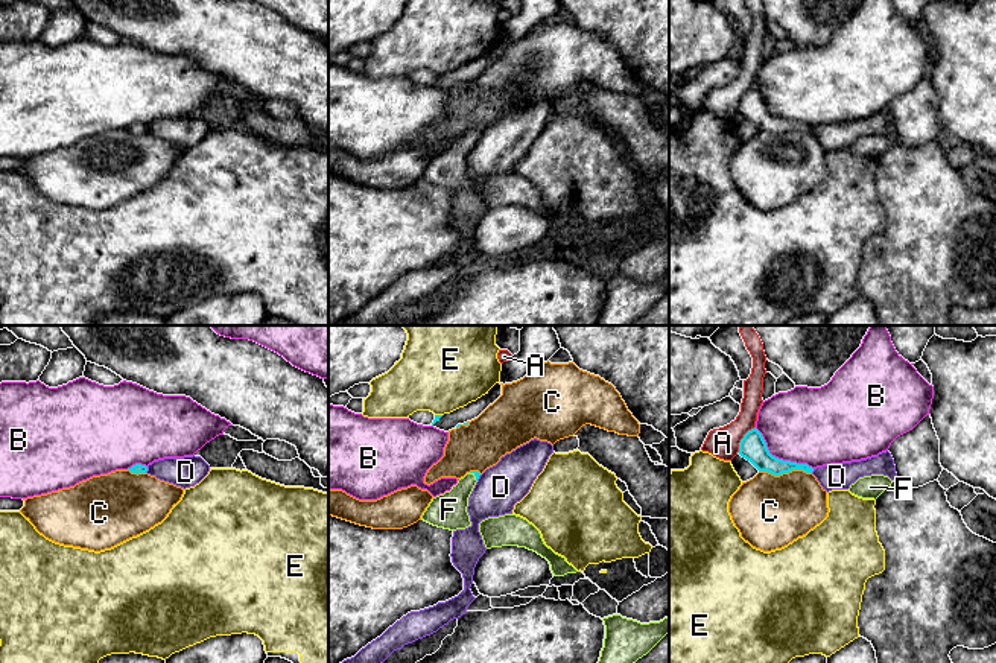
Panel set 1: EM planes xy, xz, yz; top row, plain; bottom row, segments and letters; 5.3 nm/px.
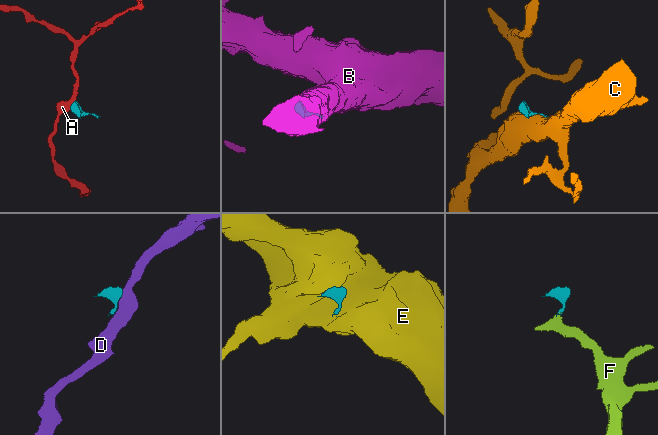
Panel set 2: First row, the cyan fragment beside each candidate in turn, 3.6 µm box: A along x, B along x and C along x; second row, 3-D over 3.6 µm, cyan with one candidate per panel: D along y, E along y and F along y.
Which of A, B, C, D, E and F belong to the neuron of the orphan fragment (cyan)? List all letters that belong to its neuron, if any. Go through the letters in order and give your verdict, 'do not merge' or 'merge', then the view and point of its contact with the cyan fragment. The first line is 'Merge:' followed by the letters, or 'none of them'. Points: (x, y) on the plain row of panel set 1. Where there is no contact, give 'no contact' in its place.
Merge: F
A: do not merge; contact yz (742, 98)
B: do not merge; contact yz (777, 117)
C: do not merge; contact yz (785, 131)
D: do not merge; contact xy (146, 130)
E: do not merge; contact xz (438, 75)
F: merge; contact xz (475, 134)

